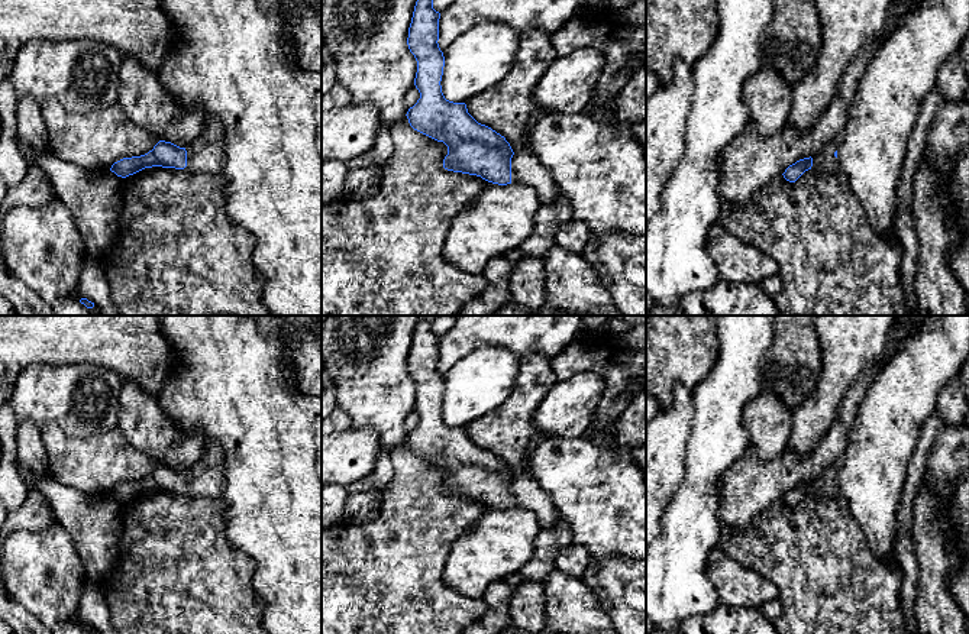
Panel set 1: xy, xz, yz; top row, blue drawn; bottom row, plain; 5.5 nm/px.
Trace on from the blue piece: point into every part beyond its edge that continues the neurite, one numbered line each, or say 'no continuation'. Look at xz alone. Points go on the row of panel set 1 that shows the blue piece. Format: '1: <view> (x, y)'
1: xz (526, 168)

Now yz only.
1: yz (824, 161)

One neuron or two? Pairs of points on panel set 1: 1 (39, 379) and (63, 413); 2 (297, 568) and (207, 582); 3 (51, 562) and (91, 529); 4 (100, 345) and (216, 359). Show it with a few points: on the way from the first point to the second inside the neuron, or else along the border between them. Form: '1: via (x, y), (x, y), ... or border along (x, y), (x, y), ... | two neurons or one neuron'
1: via (45, 388), (61, 404) | one neuron
2: border along (233, 547), (255, 565), (252, 588), (262, 608) | two neurons
3: border along (55, 526), (63, 527), (68, 533), (87, 575) | two neurons
4: border along (161, 330), (177, 359), (175, 371), (164, 385) | two neurons

